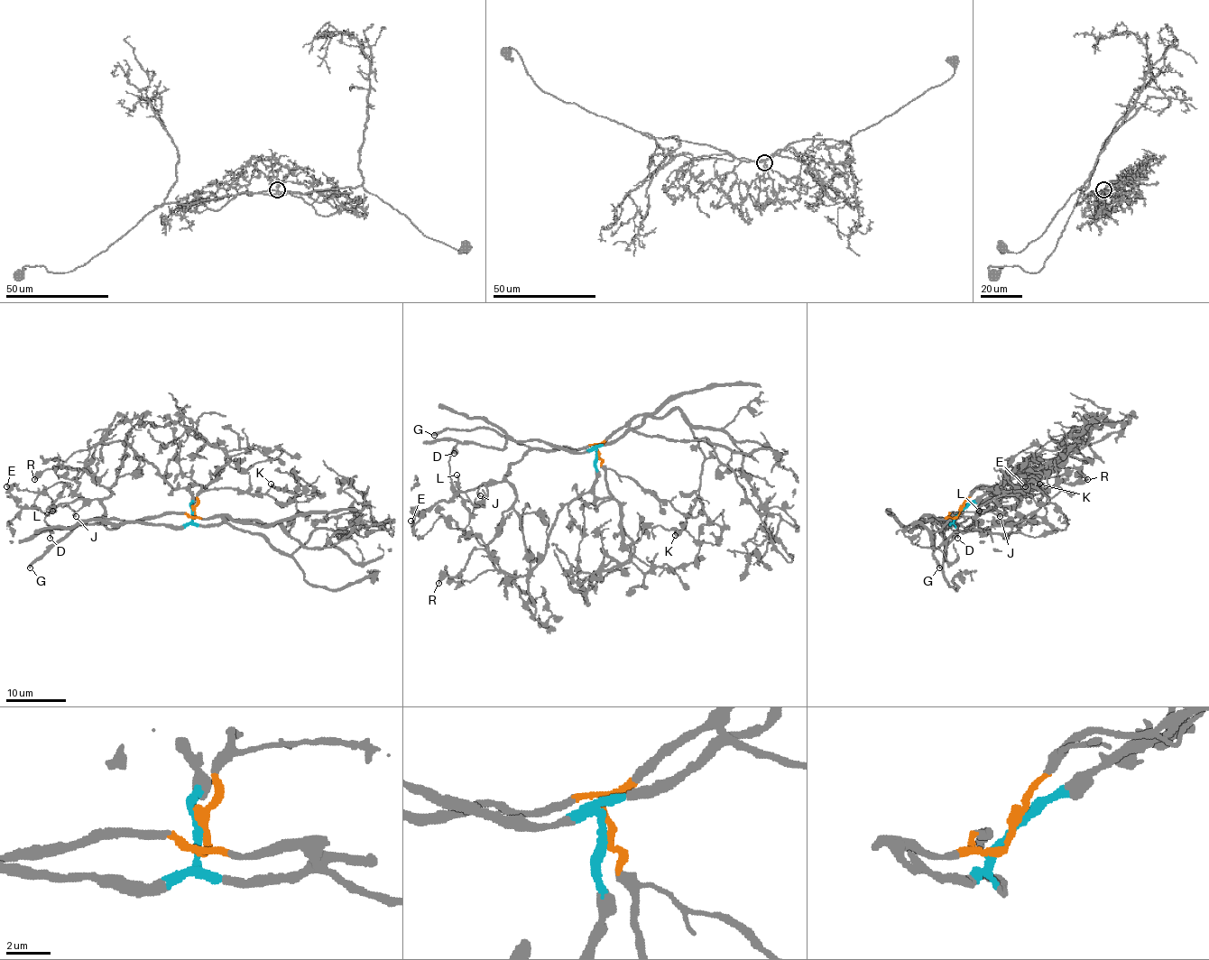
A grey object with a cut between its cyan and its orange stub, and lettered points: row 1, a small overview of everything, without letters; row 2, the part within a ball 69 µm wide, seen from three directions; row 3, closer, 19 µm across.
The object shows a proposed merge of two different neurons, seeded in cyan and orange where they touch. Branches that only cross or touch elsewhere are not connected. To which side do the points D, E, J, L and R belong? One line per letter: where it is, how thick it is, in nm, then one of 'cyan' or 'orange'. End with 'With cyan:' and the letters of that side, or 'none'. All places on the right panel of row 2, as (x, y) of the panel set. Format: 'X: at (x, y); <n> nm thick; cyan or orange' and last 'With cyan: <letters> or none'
D: at (957, 538); 180 nm thick; cyan
E: at (1025, 486); 170 nm thick; orange
J: at (1000, 516); 280 nm thick; orange
L: at (979, 511); 160 nm thick; orange
R: at (1087, 479); 260 nm thick; orange
With cyan: D

